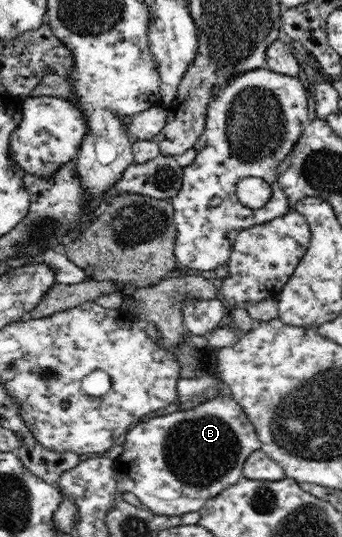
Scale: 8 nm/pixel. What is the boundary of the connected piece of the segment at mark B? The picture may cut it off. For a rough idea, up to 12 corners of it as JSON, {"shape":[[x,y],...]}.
{"shape":[[216,397],[138,422],[116,493],[161,516],[199,512],[261,449]]}

